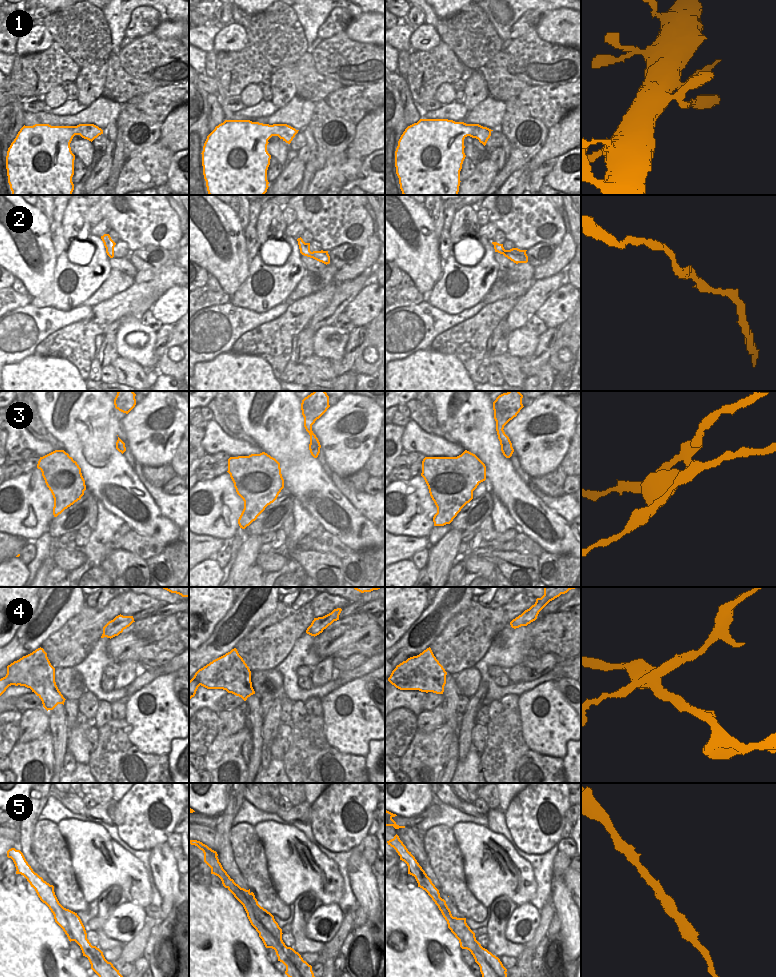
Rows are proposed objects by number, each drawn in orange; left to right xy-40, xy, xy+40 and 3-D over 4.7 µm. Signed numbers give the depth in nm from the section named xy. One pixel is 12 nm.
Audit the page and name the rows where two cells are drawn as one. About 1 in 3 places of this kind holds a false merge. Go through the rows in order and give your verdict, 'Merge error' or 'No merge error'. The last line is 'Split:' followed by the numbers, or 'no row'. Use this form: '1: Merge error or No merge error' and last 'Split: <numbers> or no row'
1: No merge error
2: No merge error
3: Merge error
4: Merge error
5: No merge error
Split: 3, 4.

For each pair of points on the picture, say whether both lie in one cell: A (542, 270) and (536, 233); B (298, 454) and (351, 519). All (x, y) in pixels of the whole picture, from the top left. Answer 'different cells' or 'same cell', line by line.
A: different cells
B: same cell

